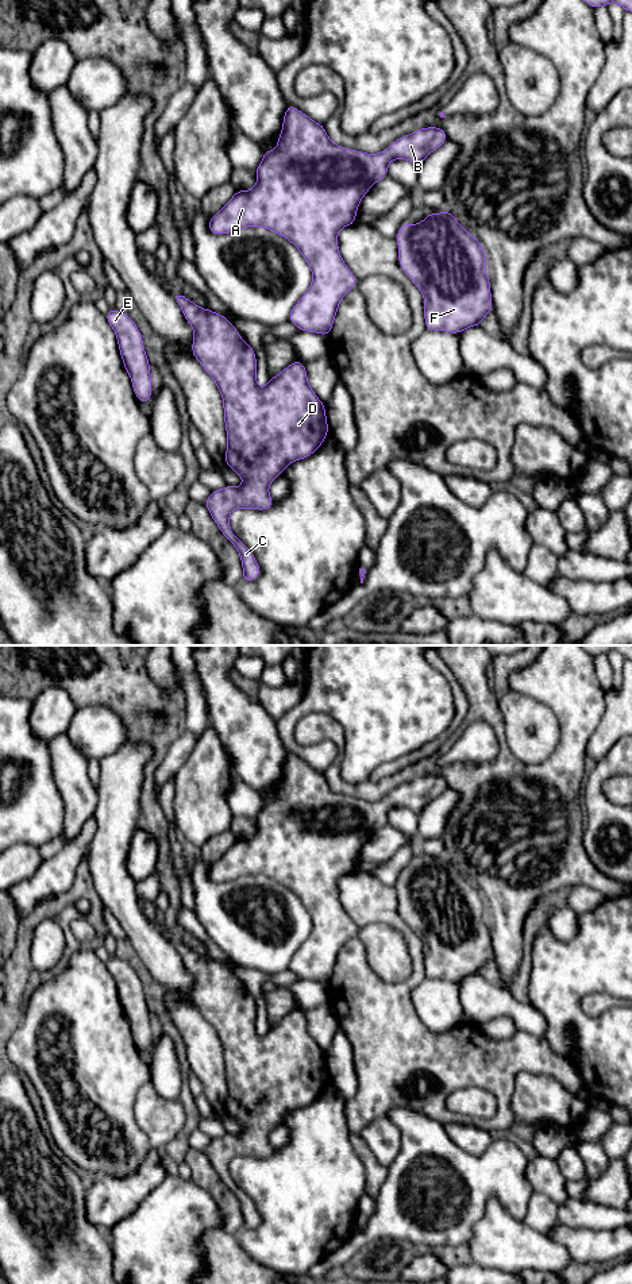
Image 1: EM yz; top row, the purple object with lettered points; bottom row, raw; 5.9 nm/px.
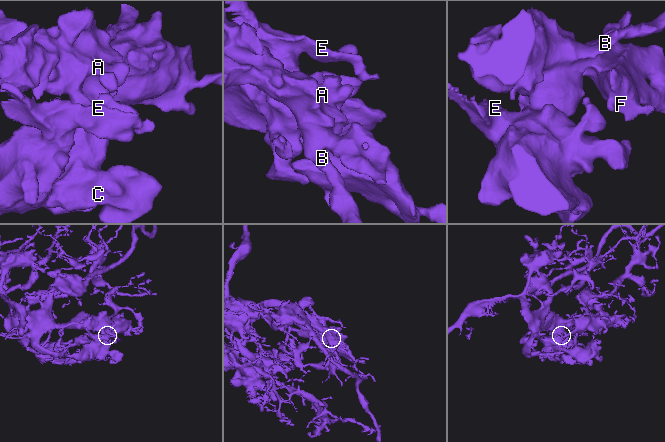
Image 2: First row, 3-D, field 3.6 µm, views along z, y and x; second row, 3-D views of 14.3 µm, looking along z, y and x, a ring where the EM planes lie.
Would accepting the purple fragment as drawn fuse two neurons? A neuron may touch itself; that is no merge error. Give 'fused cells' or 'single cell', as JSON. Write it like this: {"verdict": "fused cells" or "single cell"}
{"verdict": "single cell"}

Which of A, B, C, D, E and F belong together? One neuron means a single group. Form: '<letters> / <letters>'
A B C D E F

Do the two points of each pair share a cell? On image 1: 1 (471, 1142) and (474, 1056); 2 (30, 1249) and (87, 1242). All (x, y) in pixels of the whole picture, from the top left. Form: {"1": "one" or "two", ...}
{"1": "two", "2": "one"}

